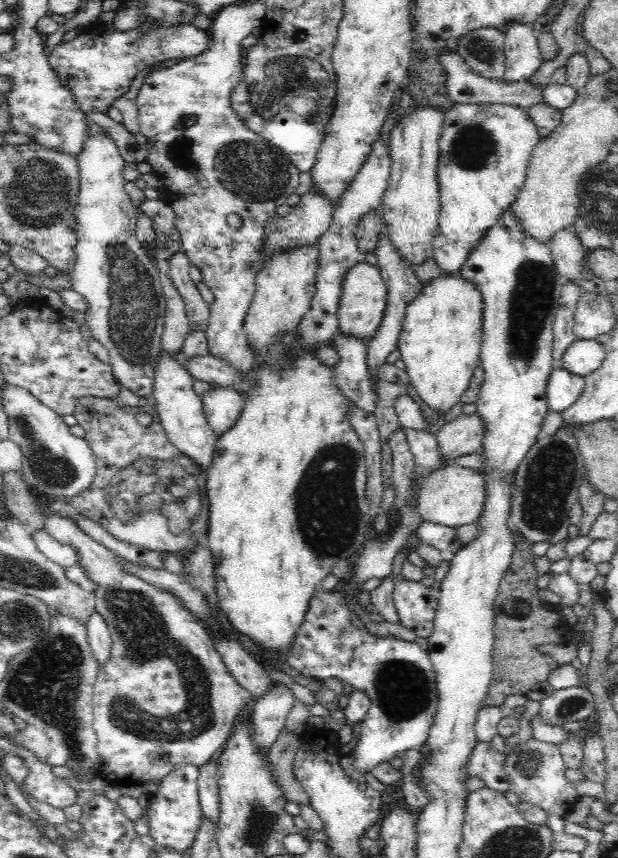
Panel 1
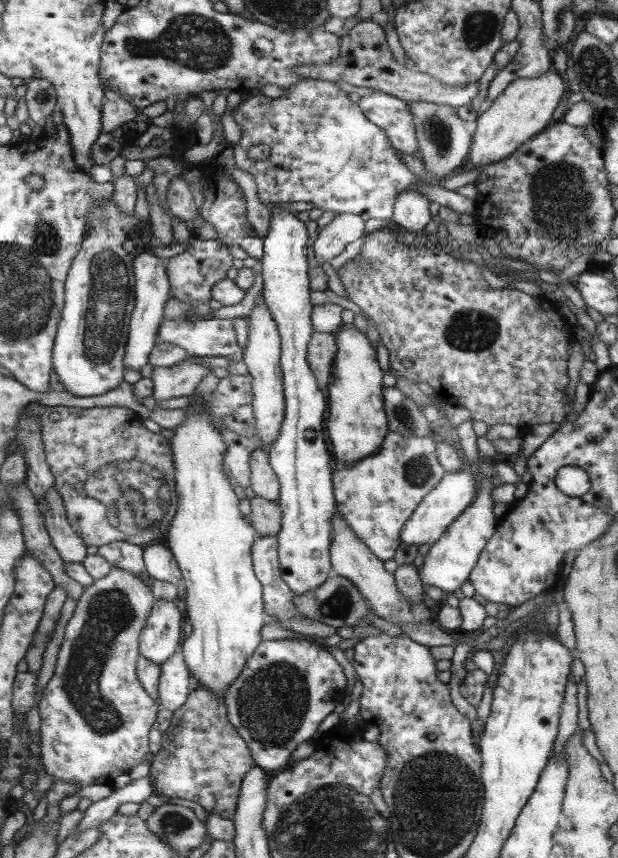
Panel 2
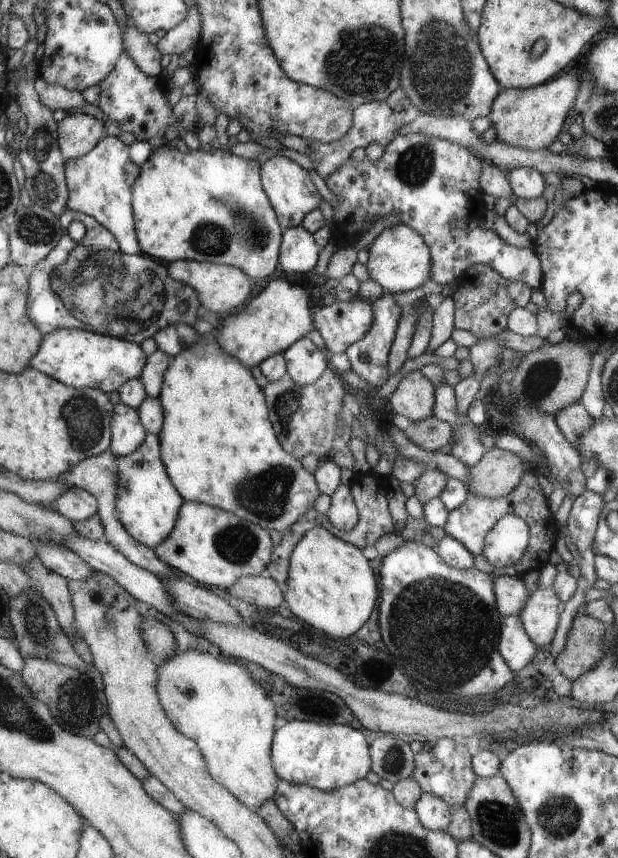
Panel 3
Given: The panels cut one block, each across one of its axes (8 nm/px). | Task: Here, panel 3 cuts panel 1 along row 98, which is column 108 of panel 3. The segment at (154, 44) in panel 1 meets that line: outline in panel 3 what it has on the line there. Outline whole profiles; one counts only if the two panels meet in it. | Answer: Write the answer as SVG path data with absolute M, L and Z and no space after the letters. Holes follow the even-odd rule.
M125 51L121 56L114 72L108 76L103 86L103 95L98 102L101 110L114 122L122 124L124 131L133 132L138 141L147 140L152 146L152 151L167 144L165 132L167 128L175 125L177 118L172 114L168 105L166 89L167 84L162 77L146 76L134 62L134 57Z

